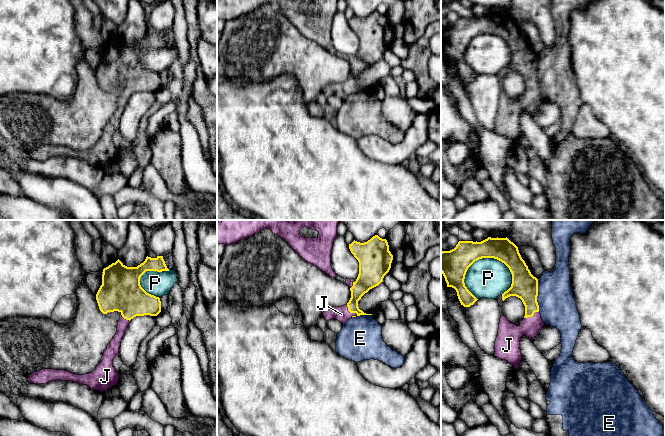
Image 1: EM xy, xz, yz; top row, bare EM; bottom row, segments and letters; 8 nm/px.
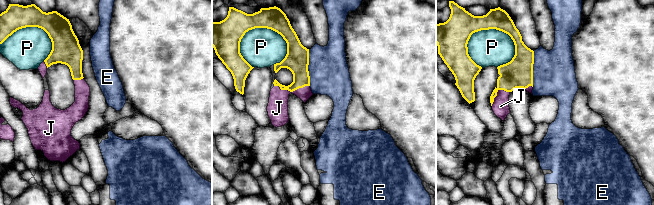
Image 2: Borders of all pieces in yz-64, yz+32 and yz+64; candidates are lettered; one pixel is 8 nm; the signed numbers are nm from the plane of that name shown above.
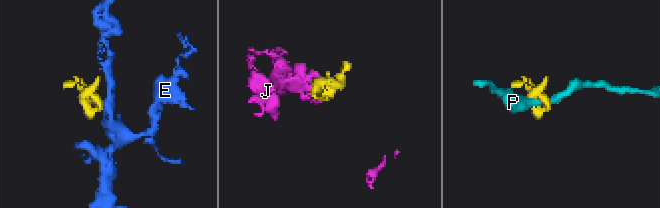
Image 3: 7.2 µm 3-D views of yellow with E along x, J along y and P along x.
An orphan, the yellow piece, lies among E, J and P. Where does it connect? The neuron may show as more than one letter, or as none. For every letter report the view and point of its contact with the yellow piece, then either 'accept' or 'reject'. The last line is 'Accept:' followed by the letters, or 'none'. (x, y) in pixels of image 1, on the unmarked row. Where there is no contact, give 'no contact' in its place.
E: contact yz (537, 71); reject
J: contact xz (350, 88); accept
P: contact yz (468, 43); reject
Accept: J

